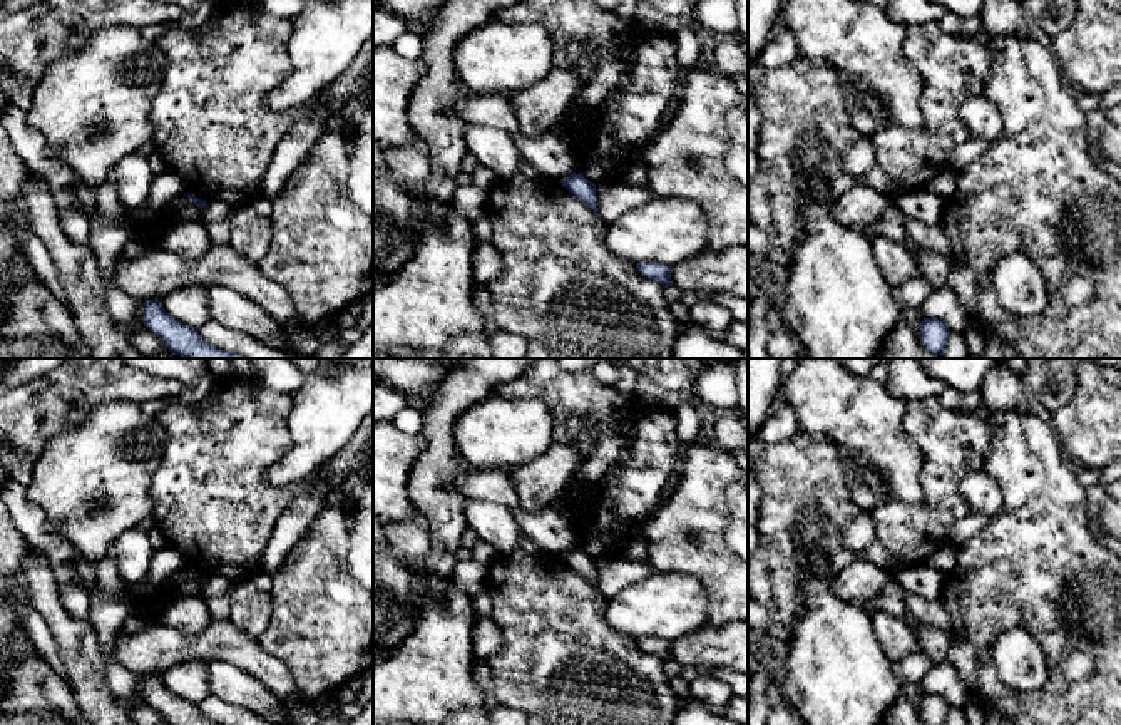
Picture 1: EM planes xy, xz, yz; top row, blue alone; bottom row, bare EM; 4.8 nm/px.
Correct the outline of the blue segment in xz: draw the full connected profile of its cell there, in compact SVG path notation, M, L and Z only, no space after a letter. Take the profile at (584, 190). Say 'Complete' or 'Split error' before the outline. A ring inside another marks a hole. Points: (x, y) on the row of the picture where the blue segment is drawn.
Complete. M576 172L560 179L560 183L571 194L577 196L586 206L601 216L597 208L596 184Z

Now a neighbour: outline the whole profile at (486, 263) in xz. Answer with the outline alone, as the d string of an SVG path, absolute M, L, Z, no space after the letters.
M475 239L473 260L473 281L487 285L502 275L502 261L490 241Z

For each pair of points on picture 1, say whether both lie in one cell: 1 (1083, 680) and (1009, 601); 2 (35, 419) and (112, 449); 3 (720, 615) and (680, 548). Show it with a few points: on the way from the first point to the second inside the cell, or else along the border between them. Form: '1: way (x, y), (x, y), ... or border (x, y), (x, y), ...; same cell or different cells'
1: way (1076, 658), (1031, 613); same cell
2: border (96, 407), (77, 424), (57, 432), (37, 459); different cells
3: way (720, 598), (720, 586), (696, 563); same cell

